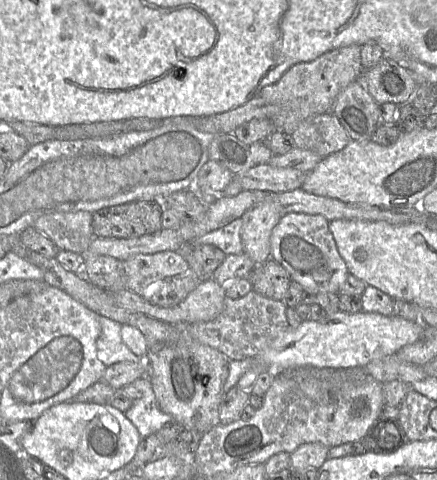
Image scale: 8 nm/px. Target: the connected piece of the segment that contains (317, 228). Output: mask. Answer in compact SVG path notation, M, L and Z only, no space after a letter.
M289 212L284 214L270 236L271 258L280 263L292 281L314 295L338 293L349 275L336 242L329 229L329 221L322 215Z

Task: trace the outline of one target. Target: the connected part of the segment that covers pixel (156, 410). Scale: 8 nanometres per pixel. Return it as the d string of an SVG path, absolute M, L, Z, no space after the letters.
M149 389L142 398L134 400L124 415L137 428L142 440L174 422L169 414L159 408L153 389Z

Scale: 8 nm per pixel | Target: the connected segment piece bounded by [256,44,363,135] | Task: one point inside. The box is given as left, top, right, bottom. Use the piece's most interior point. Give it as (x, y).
(308, 89)

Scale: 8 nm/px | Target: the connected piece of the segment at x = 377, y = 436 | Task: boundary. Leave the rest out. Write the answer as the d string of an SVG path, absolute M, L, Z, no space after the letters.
M379 418L360 440L370 452L390 452L405 442L397 420Z

